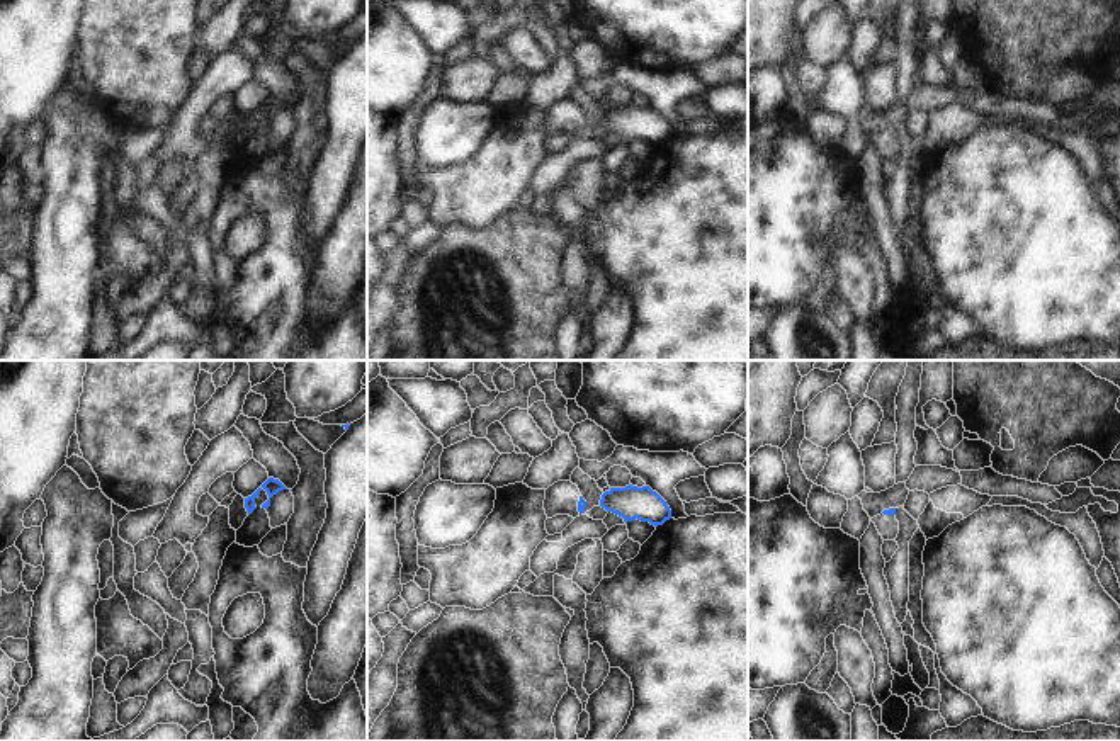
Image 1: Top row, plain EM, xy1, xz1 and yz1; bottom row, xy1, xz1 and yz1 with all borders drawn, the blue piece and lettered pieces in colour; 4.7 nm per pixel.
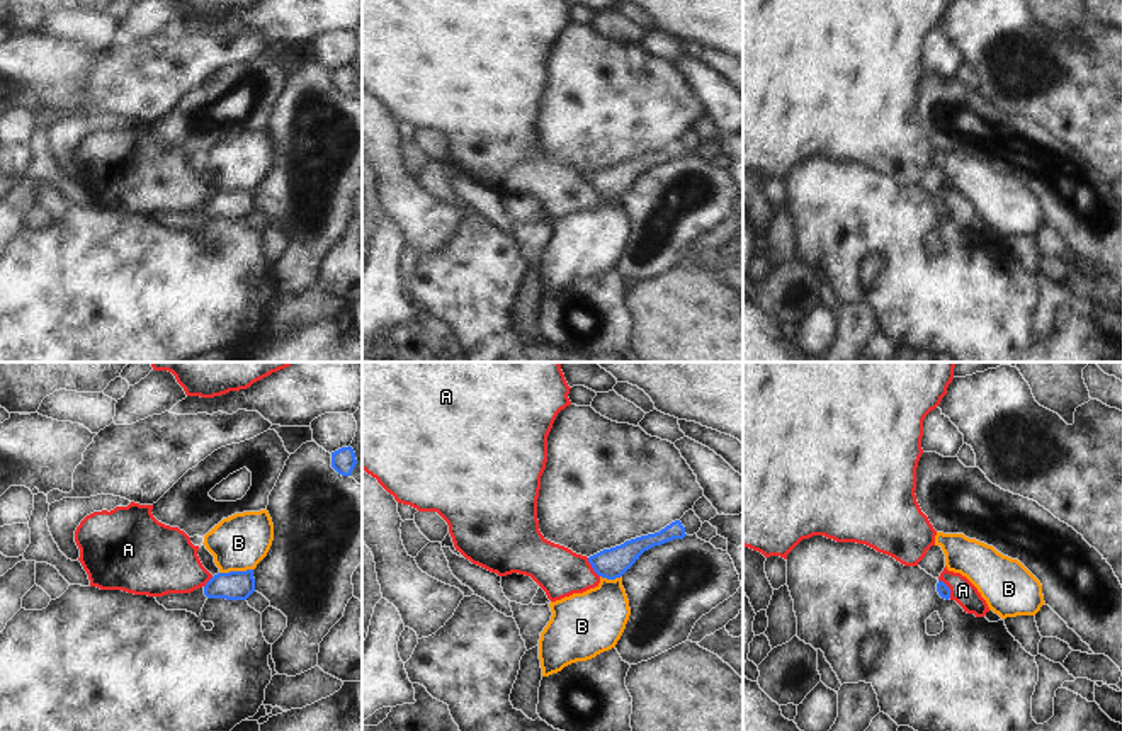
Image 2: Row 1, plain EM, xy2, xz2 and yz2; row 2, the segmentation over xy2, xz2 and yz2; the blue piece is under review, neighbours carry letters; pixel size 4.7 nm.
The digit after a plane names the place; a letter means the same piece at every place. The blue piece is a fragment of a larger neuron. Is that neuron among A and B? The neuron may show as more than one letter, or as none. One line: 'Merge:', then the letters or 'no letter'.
Merge: no letter

